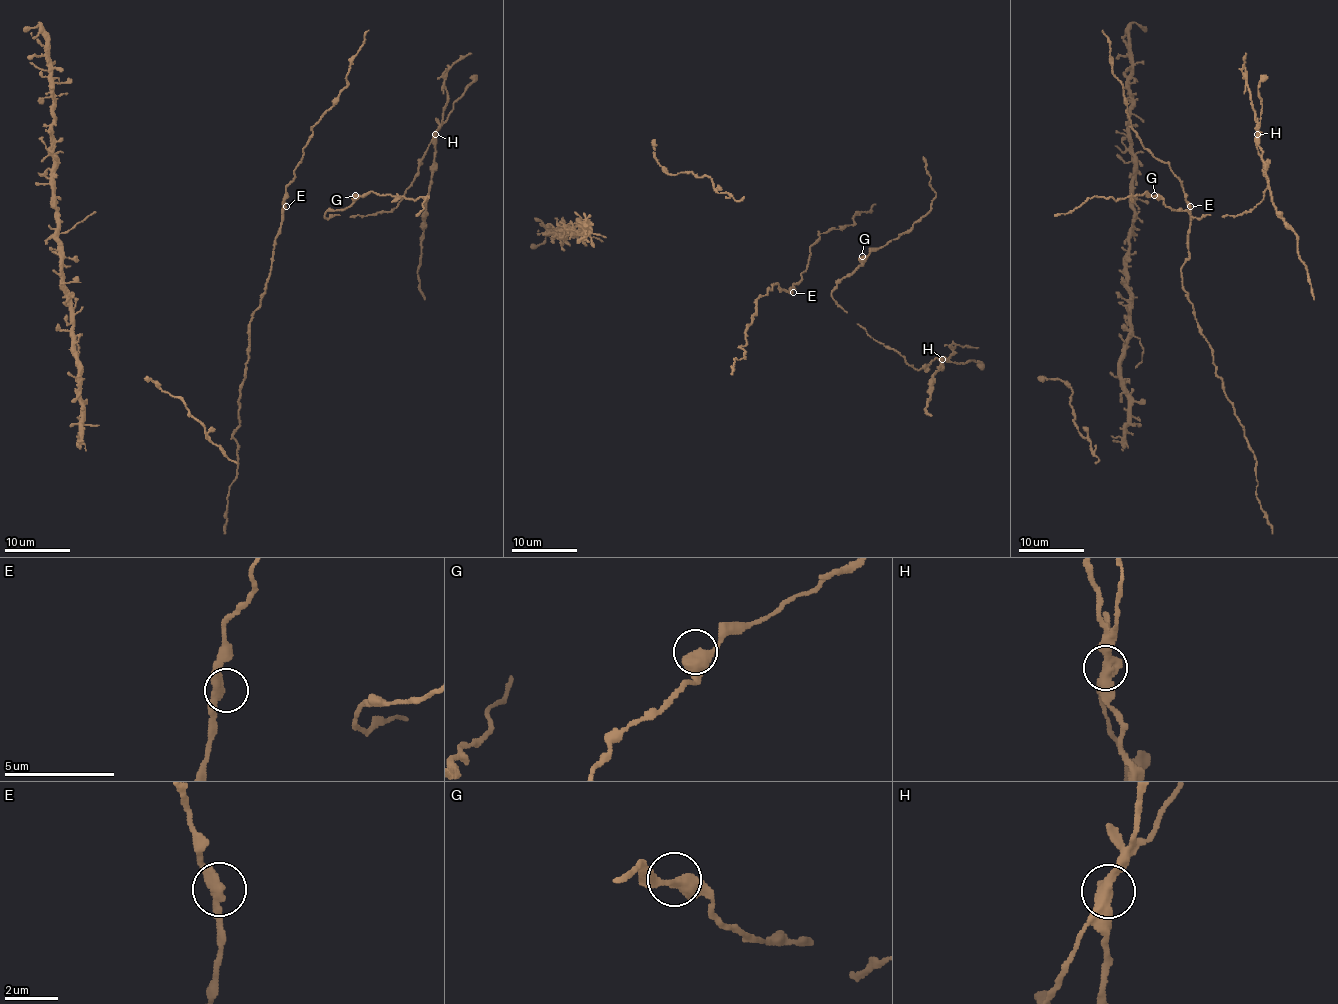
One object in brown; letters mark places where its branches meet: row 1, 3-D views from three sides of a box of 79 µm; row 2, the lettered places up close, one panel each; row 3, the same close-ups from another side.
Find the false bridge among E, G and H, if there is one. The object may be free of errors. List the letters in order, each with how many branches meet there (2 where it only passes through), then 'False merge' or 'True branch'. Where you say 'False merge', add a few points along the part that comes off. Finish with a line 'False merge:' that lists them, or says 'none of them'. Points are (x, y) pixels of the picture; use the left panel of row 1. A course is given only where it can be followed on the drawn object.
E: Branches: 2. True branch
G: Branches: 2. True branch
H: Branches: 2. False merge. Course of the part to remove: (435, 135), (417, 270), (420, 293), (425, 300)
False merge: H

